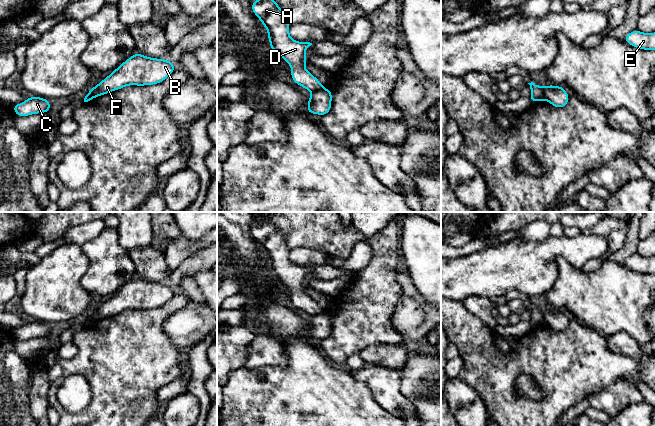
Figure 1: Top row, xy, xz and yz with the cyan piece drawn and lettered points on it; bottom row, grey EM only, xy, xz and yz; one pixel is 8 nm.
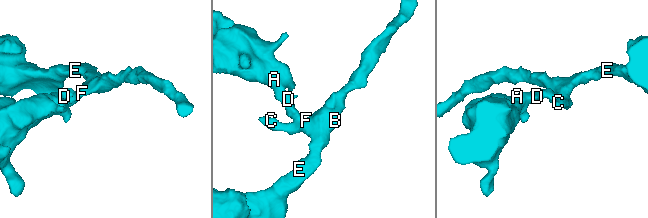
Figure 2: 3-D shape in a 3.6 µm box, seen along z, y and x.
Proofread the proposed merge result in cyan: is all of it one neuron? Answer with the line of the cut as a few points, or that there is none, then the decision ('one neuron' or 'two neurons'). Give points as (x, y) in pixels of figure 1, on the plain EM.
cut in xz along (323, 311), (313, 316); two neurons

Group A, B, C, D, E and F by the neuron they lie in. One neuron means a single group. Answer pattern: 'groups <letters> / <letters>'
groups A D / B C E F

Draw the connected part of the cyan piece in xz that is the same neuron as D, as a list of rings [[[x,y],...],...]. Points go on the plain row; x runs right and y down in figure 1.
[[[273,212],[254,213],[262,215],[265,220],[253,225],[251,233],[266,252],[272,275],[278,277],[290,289],[293,306],[311,316],[323,313],[324,311],[320,305],[304,291],[307,286],[305,276],[312,267],[295,265],[289,260],[290,248],[285,243],[285,235],[278,230],[270,218],[270,214]]]

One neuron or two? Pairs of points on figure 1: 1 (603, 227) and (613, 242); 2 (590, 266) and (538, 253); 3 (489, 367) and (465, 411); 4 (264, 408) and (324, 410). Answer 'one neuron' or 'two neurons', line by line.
1: one neuron
2: two neurons
3: two neurons
4: one neuron

